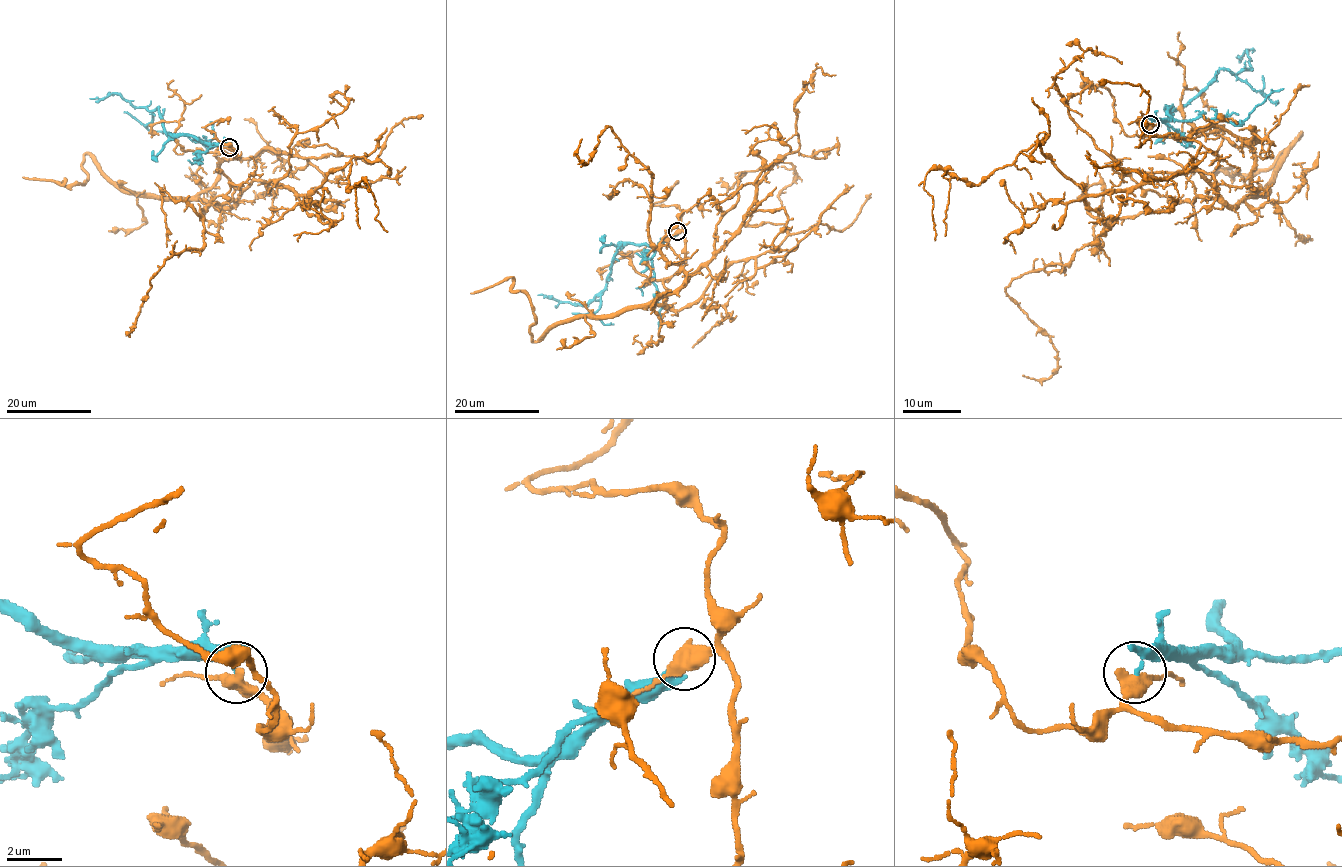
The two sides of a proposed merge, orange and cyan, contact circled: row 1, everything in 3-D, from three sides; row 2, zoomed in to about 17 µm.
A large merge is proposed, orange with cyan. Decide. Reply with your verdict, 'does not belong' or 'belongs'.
does not belong

